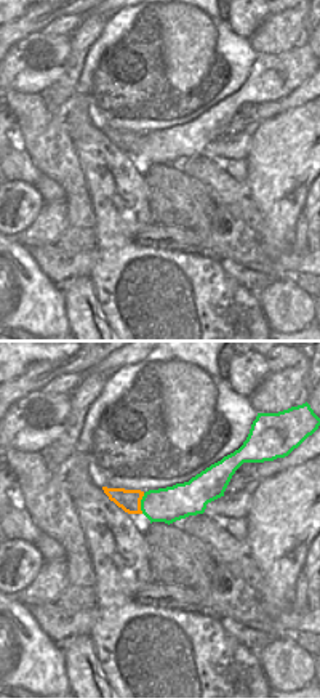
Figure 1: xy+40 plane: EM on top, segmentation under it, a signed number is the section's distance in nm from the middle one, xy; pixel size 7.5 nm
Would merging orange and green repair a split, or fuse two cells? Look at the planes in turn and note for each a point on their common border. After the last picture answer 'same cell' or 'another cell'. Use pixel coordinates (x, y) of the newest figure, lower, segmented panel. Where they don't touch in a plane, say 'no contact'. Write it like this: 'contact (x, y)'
contact (140, 503)

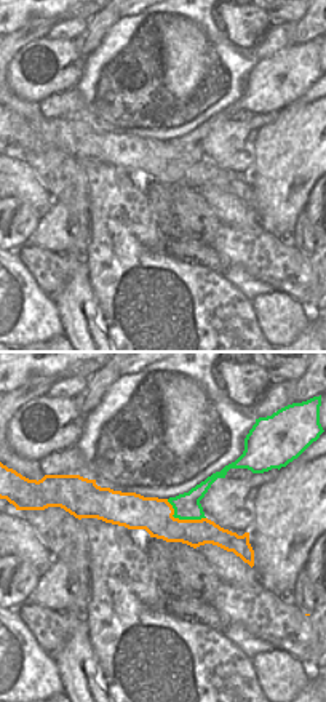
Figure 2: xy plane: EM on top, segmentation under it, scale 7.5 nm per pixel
contact (181, 520)

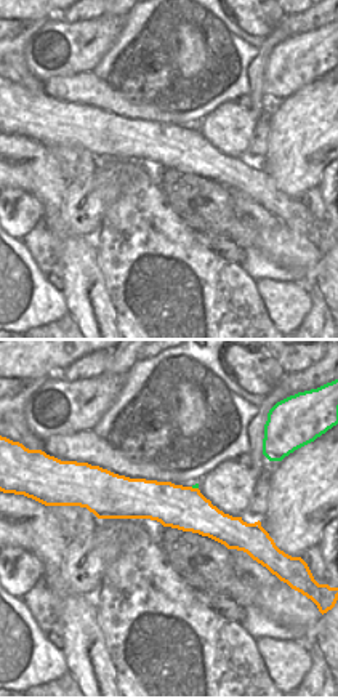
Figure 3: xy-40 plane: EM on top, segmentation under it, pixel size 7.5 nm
contact (194, 489)

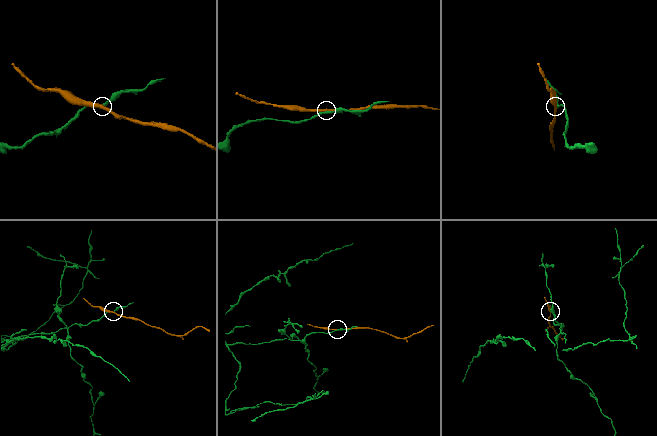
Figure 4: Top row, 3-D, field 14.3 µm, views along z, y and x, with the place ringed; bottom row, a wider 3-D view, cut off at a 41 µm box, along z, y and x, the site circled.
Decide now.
another cell

